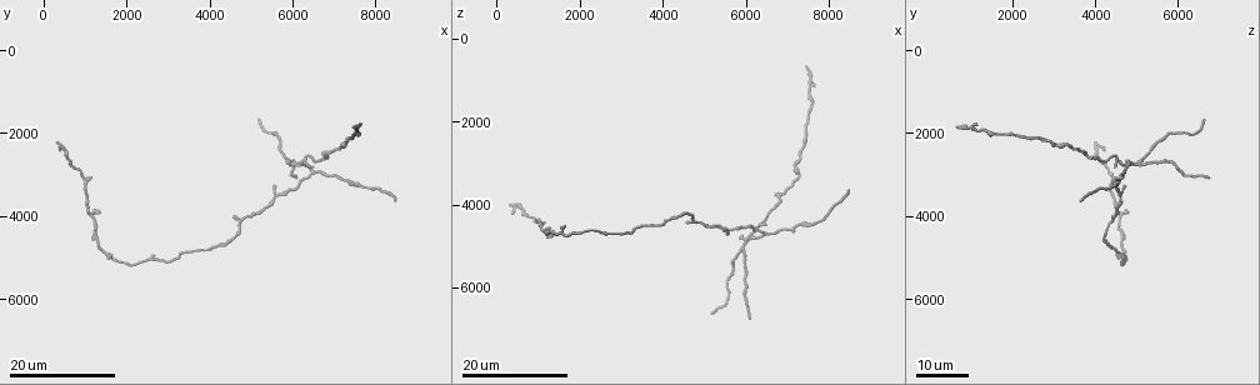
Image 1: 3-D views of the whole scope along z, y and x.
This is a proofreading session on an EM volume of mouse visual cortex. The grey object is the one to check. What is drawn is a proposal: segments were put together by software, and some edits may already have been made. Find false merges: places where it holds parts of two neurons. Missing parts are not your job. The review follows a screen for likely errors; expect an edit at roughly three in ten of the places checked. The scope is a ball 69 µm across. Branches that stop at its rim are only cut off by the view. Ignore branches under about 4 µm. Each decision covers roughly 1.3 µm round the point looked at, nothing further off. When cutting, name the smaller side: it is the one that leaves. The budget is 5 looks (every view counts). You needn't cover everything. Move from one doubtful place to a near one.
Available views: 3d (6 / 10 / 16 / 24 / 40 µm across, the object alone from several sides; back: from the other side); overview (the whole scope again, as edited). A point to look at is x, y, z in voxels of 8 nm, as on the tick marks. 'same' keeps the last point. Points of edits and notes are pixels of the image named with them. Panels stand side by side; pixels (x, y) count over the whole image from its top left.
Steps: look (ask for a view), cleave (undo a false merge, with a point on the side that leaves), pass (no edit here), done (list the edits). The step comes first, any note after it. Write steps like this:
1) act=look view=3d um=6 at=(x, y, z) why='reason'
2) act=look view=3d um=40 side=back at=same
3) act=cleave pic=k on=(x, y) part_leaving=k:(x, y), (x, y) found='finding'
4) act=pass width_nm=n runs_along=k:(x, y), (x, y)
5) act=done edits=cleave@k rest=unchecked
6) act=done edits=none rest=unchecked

act=look view=3d um=16 at=(4800, 4050, 4400) why='side arm on a straight run'

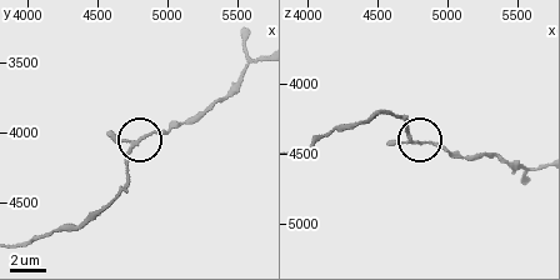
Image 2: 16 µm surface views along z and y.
act=look view=3d um=10 at=(4840, 4040, 4420)

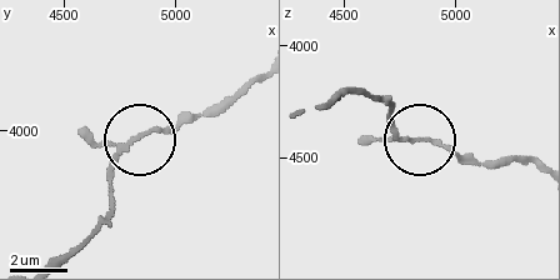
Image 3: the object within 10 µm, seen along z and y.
act=pass found='all the same neuron'

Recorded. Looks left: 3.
act=look view=3d um=24 at=(5600, 3550, 4600) why='thin arm on a thick one'

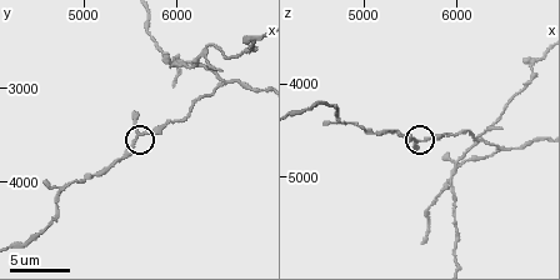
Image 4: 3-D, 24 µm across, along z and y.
act=look view=3d um=10 at=(5600, 3550, 4600) why='zoom in'

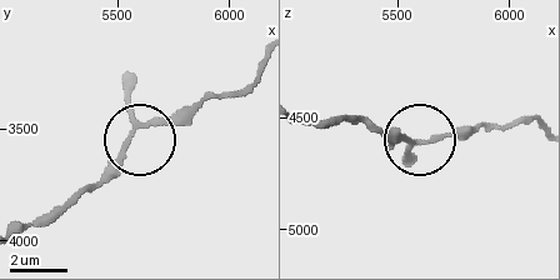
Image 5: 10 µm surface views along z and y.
act=pass arms=3 runs_along=5:(20, 230), (64, 215), (135, 136), (185, 120), (211, 96) found='continuous, no second neuron'

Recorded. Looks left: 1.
act=done edits=none rest=unchecked

